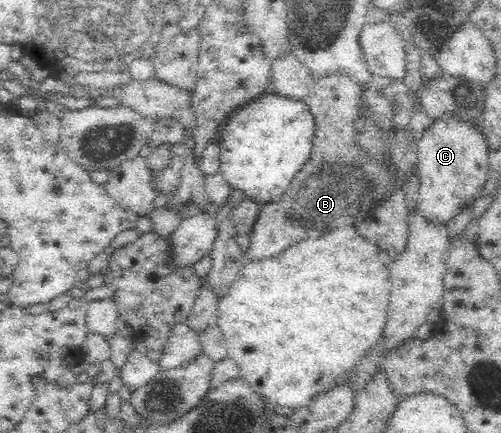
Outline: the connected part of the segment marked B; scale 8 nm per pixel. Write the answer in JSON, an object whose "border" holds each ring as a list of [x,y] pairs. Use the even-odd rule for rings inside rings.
{"border":[[[345,69],[312,77],[309,93],[303,99],[315,117],[311,157],[295,174],[281,200],[261,205],[253,225],[247,259],[278,256],[291,243],[301,241],[299,237],[309,237],[309,231],[319,235],[322,229],[321,234],[325,234],[331,228],[351,225],[351,221],[357,225],[369,215],[371,207],[387,201],[398,186],[417,175],[417,141],[409,139],[407,128],[394,127],[393,106],[383,93],[391,83],[393,81],[387,77],[371,75],[371,81],[361,84]],[[367,111],[370,111],[372,125],[378,129],[380,139],[387,145],[388,156],[369,156],[357,142],[355,125]]]}

